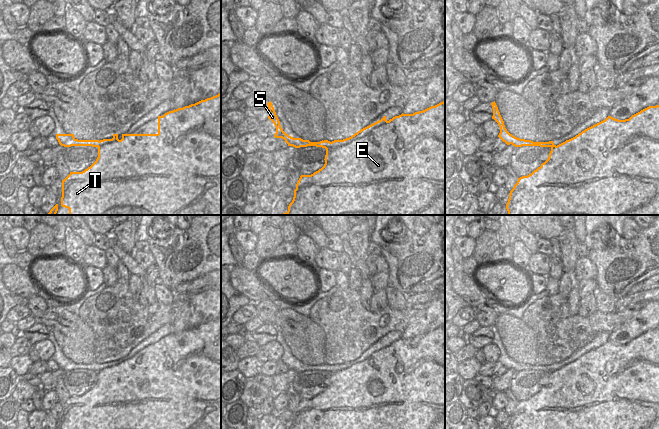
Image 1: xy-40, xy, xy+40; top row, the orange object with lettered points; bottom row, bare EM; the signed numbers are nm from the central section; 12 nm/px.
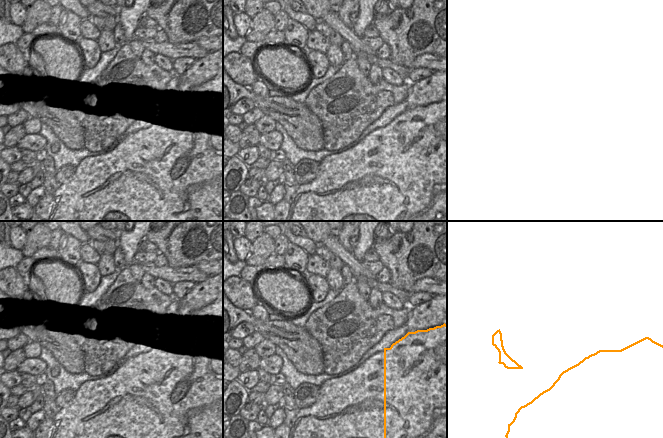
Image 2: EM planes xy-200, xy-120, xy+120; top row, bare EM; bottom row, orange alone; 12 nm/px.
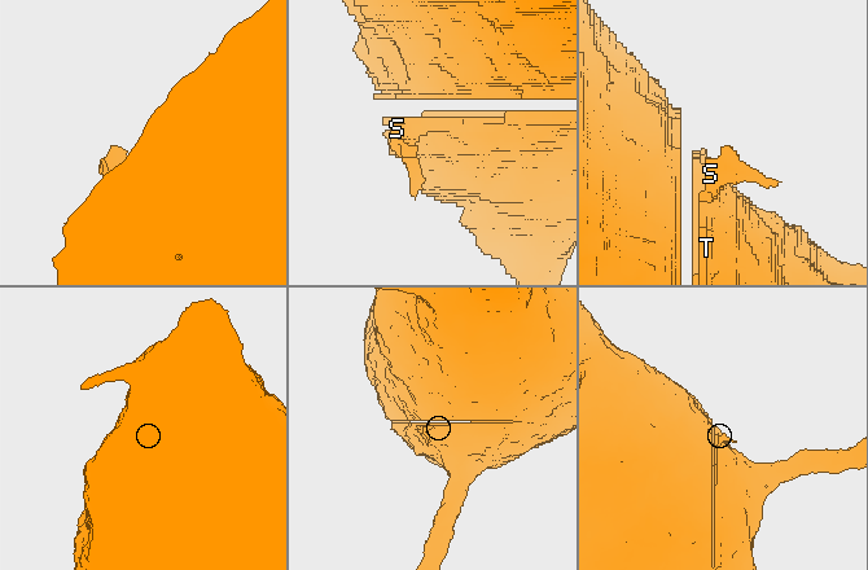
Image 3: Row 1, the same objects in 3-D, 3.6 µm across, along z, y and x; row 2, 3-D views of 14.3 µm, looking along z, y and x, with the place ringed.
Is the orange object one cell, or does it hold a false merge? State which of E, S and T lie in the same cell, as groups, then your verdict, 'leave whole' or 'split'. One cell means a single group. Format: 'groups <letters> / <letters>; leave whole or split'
groups E T / S; split

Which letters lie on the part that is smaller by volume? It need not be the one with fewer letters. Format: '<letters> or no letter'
S

